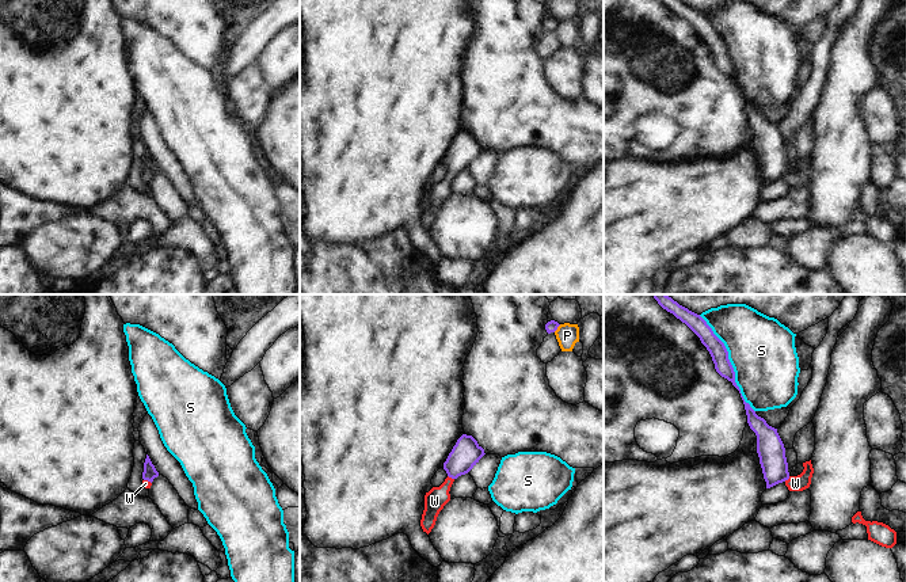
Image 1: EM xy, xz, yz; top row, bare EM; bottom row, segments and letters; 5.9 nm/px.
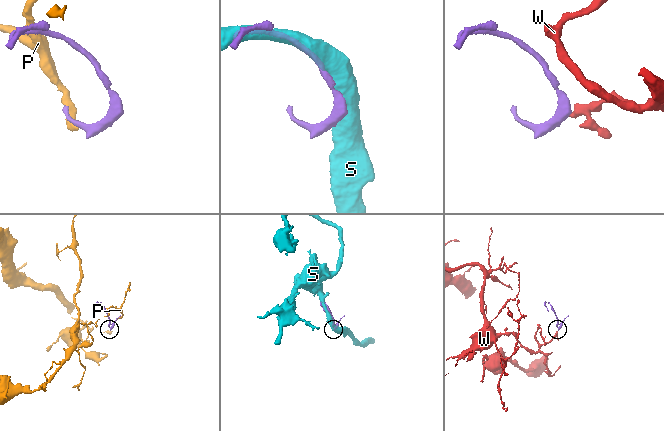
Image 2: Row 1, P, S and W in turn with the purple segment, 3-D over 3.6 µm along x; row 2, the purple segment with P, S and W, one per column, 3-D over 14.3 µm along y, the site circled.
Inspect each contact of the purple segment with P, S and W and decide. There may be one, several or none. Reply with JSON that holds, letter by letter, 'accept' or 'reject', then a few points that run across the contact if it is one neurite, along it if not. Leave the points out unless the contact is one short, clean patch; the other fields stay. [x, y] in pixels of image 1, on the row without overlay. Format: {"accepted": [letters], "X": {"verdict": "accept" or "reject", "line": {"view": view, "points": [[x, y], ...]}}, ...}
{"accepted": ["W"], "P": {"verdict": "reject", "line": {"view": "xz", "points": [[560, 21], [554, 27]]}}, "S": {"verdict": "reject"}, "W": {"verdict": "accept", "line": {"view": "xz", "points": [[465, 149], [455, 162], [450, 172], [434, 197]]}}}

